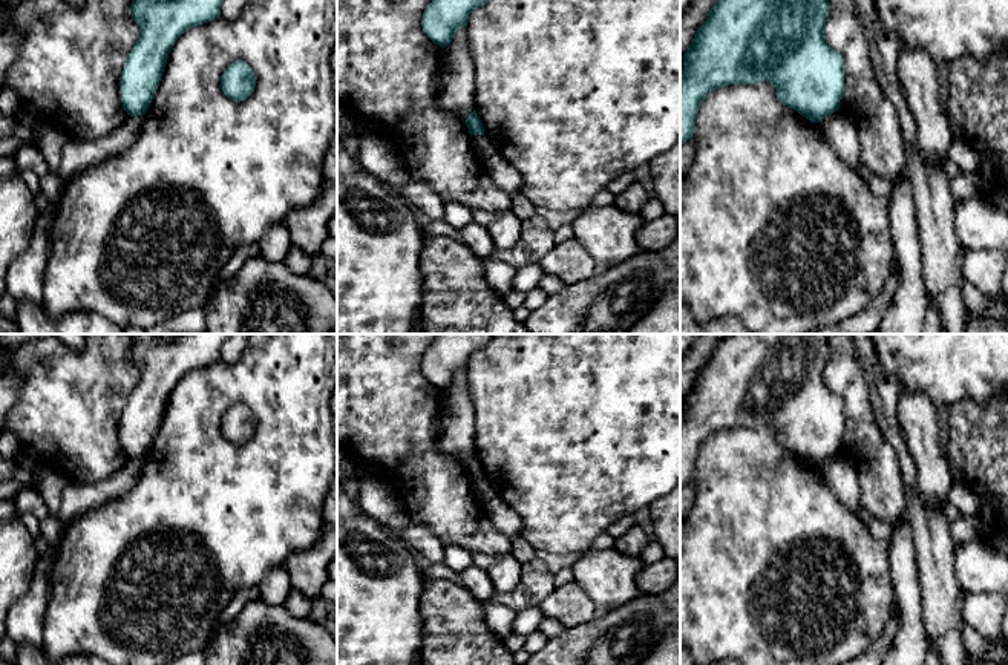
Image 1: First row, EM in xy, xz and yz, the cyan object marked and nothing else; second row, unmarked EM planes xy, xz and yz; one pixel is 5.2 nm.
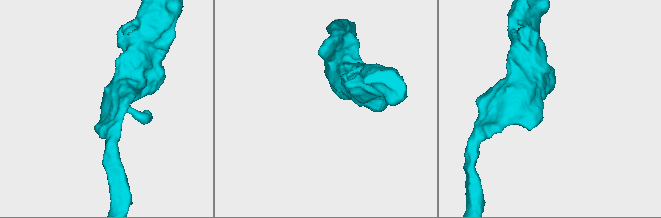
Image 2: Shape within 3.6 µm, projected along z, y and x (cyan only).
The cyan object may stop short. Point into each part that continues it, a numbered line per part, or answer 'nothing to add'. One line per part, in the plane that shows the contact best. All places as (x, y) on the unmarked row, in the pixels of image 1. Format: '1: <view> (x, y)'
nothing to add

